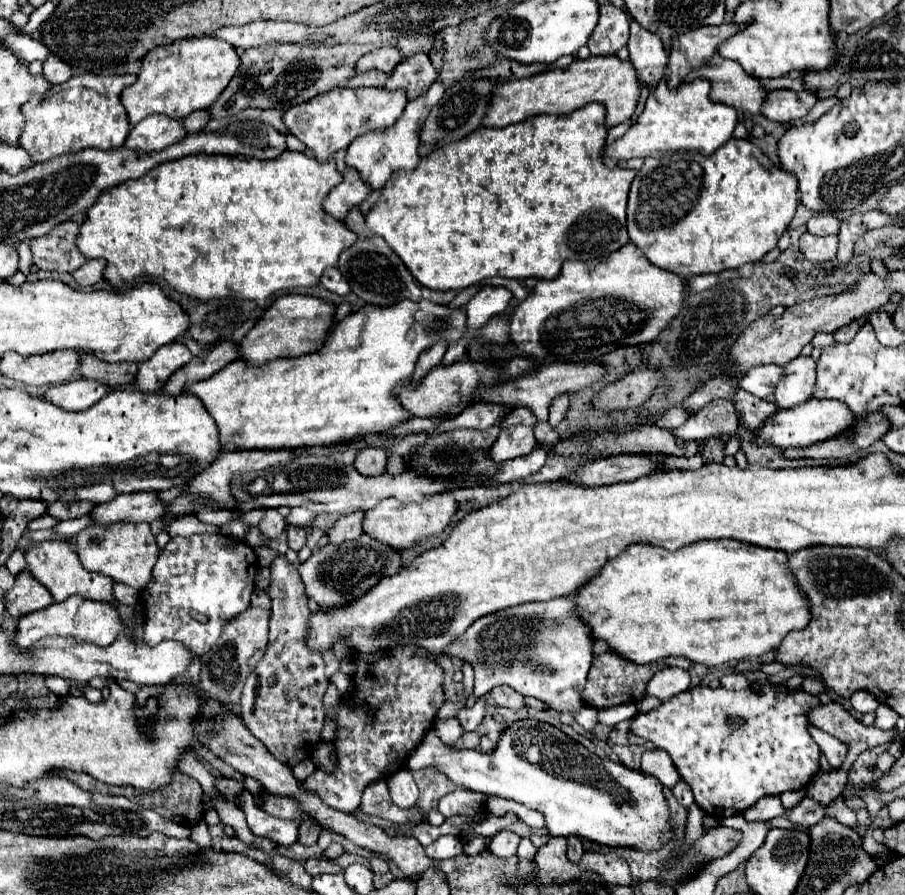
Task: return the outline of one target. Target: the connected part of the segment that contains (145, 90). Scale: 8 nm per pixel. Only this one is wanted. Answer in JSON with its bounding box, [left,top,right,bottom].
[120,38,240,124]

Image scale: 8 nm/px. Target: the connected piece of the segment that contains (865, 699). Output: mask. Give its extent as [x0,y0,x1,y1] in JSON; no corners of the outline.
[850,690,880,714]

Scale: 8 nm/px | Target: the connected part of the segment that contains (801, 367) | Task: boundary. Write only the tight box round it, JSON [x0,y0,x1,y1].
[774,356,816,408]

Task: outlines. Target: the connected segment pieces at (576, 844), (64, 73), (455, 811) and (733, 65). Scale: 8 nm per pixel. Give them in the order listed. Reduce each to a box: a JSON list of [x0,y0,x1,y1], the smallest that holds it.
[[566,836,584,862],[42,54,72,84],[438,789,486,817],[690,56,770,116]]

